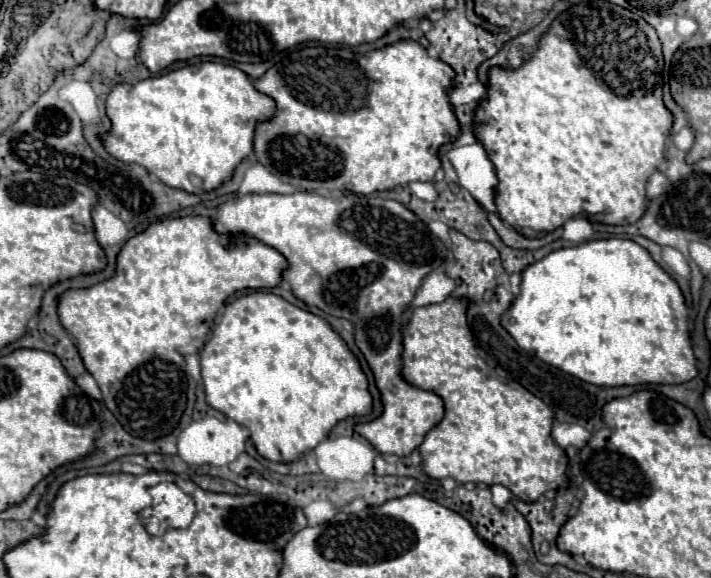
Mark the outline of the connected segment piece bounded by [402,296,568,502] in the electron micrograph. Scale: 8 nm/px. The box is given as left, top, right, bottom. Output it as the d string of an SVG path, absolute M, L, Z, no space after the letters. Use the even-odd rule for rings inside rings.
M448 296L444 302L414 308L402 328L402 376L408 384L430 390L444 400L444 418L420 444L422 468L430 478L454 478L462 484L502 484L516 498L536 502L546 490L568 486L568 458L550 438L552 410L514 380L502 380L476 354L466 324L466 302Z

